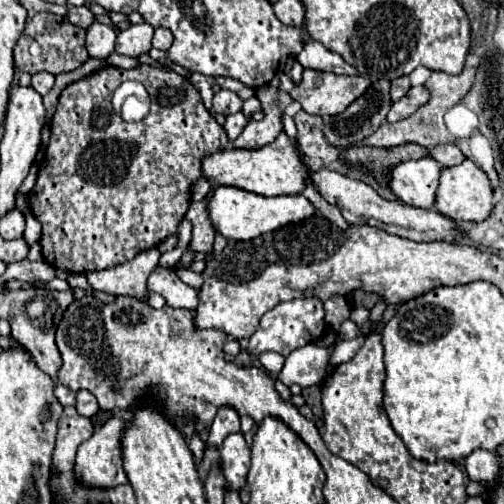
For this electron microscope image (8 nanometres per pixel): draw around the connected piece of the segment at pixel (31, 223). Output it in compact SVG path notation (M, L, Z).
M25 214L25 220L27 220L27 228L25 228L23 240L25 240L27 244L33 244L33 242L37 242L39 236L41 236L41 226L39 226L39 222L37 222L37 218L35 218L33 214Z

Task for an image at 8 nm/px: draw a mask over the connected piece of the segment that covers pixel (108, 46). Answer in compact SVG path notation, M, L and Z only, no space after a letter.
M95 22L91 28L87 28L87 52L91 58L95 60L105 60L111 52L113 52L113 46L115 46L115 30L101 24L101 22Z

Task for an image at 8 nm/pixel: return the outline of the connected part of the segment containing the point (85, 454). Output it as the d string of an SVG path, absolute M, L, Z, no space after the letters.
M113 416L99 430L95 430L87 442L83 442L77 448L77 458L75 458L77 482L89 488L115 488L115 486L127 484L127 476L123 470L123 458L121 458L121 430L123 428L125 428L125 418Z

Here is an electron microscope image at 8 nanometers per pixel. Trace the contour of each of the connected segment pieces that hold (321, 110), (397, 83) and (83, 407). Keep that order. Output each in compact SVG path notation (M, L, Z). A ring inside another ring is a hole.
M303 70L301 82L289 94L303 106L307 114L327 116L341 114L367 88L367 76L341 76L319 70Z
M401 76L401 78L393 80L393 82L391 82L391 100L395 102L397 98L403 98L403 96L407 94L409 88L411 88L411 84L409 84L409 76Z
M79 390L79 392L77 392L77 404L75 404L75 408L77 408L79 414L91 418L91 416L99 410L97 398L95 398L89 390Z

